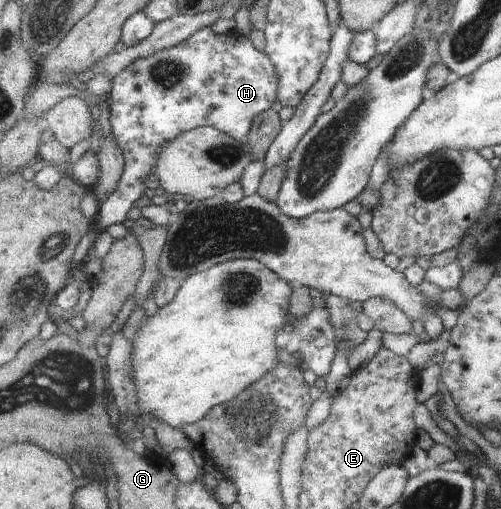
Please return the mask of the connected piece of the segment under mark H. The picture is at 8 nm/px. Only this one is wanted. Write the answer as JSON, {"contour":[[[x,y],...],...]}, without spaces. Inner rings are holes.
{"contour":[[[212,26],[197,31],[182,43],[174,47],[154,52],[149,56],[134,60],[122,73],[112,79],[111,89],[111,125],[115,138],[124,150],[127,166],[120,182],[118,191],[100,204],[99,220],[94,221],[91,233],[85,235],[81,245],[74,253],[74,265],[80,270],[83,264],[91,257],[94,243],[100,232],[116,223],[128,224],[128,213],[146,195],[148,178],[155,173],[158,160],[163,149],[184,133],[201,128],[214,126],[239,140],[247,140],[256,117],[265,111],[271,110],[279,99],[281,77],[277,65],[266,51],[259,51],[249,36],[238,32],[218,34]]]}

